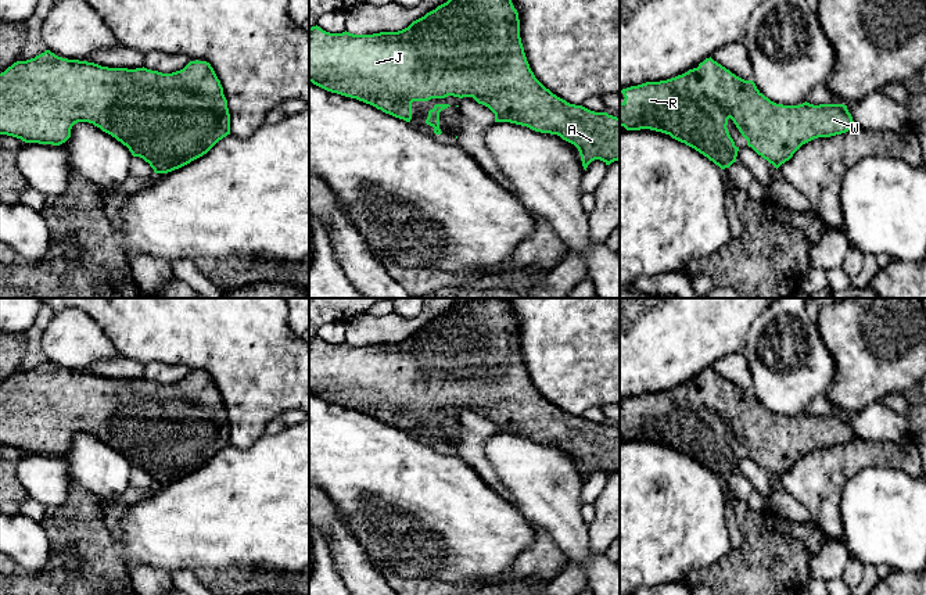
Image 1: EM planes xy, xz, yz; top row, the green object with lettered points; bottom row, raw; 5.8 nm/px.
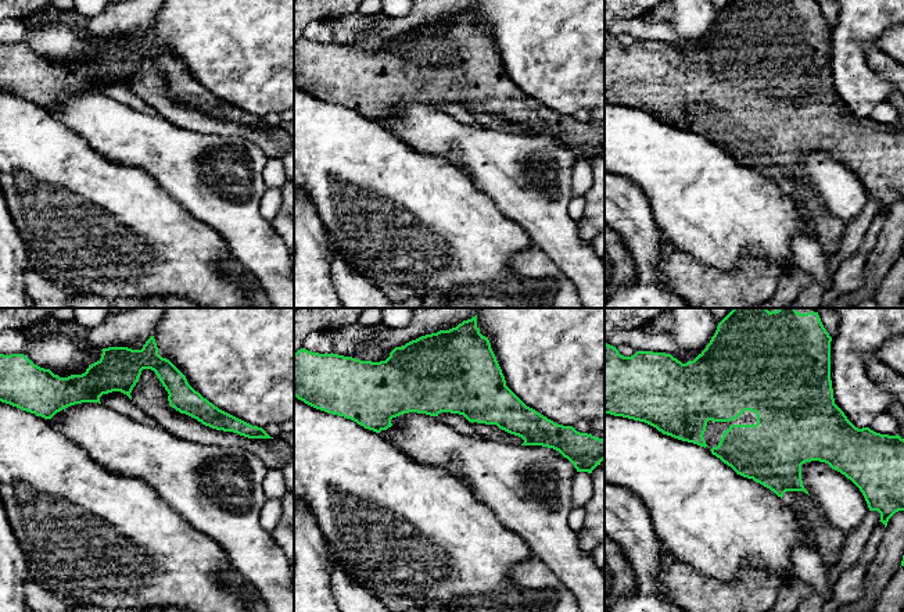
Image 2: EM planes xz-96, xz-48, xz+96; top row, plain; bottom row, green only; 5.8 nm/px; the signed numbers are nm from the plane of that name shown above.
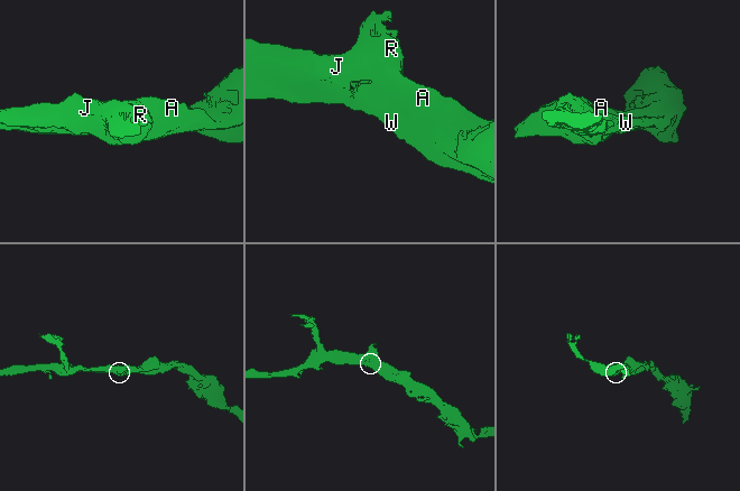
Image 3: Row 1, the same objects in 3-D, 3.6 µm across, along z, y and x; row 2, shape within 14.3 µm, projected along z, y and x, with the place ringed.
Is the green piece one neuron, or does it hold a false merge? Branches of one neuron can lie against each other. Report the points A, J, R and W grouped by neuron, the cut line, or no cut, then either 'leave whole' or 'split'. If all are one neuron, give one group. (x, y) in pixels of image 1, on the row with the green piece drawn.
A J R W; no cut; leave whole

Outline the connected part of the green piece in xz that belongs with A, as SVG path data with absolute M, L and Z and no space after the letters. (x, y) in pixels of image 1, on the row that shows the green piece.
M448 0L398 32L353 35L309 28L309 82L345 97L356 98L395 118L410 122L412 103L431 98L473 97L495 114L495 122L510 122L535 132L557 135L574 144L582 166L600 159L606 165L620 159L620 118L570 104L553 94L534 75L520 37L520 19L512 0Z

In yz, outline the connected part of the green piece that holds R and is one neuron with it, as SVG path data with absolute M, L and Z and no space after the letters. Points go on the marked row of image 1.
M711 57L682 75L631 86L622 89L621 93L625 98L620 103L620 128L650 129L670 135L707 157L721 169L736 162L739 151L726 128L729 118L747 140L747 146L776 169L789 161L803 144L818 137L846 133L855 126L844 104L814 105L807 101L798 105L776 104L765 97L753 80L736 76Z

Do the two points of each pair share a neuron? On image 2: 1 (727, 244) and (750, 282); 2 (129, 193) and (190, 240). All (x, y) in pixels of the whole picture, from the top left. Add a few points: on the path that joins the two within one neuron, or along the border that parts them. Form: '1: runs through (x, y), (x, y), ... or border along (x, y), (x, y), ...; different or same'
1: border along (746, 265), (729, 271), (710, 268); different
2: runs through (144, 208), (175, 239); same

